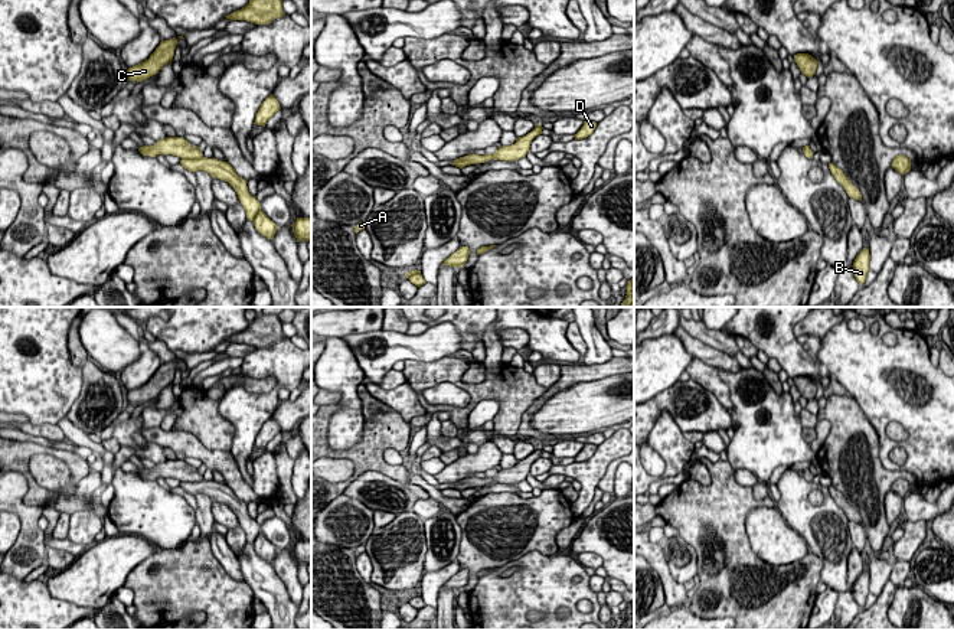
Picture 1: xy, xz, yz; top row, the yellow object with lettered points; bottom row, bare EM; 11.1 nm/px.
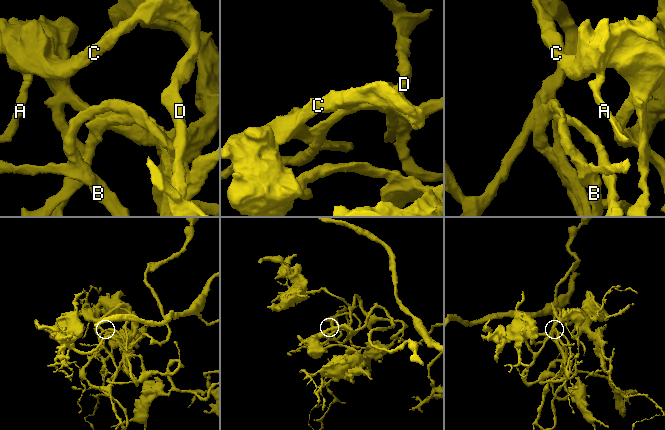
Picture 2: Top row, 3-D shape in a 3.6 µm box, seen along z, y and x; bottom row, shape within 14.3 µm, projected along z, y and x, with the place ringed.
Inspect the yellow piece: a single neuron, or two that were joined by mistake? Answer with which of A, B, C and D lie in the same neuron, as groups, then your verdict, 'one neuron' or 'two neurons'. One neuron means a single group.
A B C D; one neuron

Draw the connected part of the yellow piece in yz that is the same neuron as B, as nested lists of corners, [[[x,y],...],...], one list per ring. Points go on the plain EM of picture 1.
[[[863,571],[853,585],[853,597],[860,608],[866,604],[868,594],[870,593],[869,582],[869,572]]]

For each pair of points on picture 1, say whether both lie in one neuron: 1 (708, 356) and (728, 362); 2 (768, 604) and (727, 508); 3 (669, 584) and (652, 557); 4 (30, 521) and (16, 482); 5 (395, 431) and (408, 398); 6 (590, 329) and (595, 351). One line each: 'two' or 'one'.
1: one
2: one
3: one
4: one
5: two
6: one

